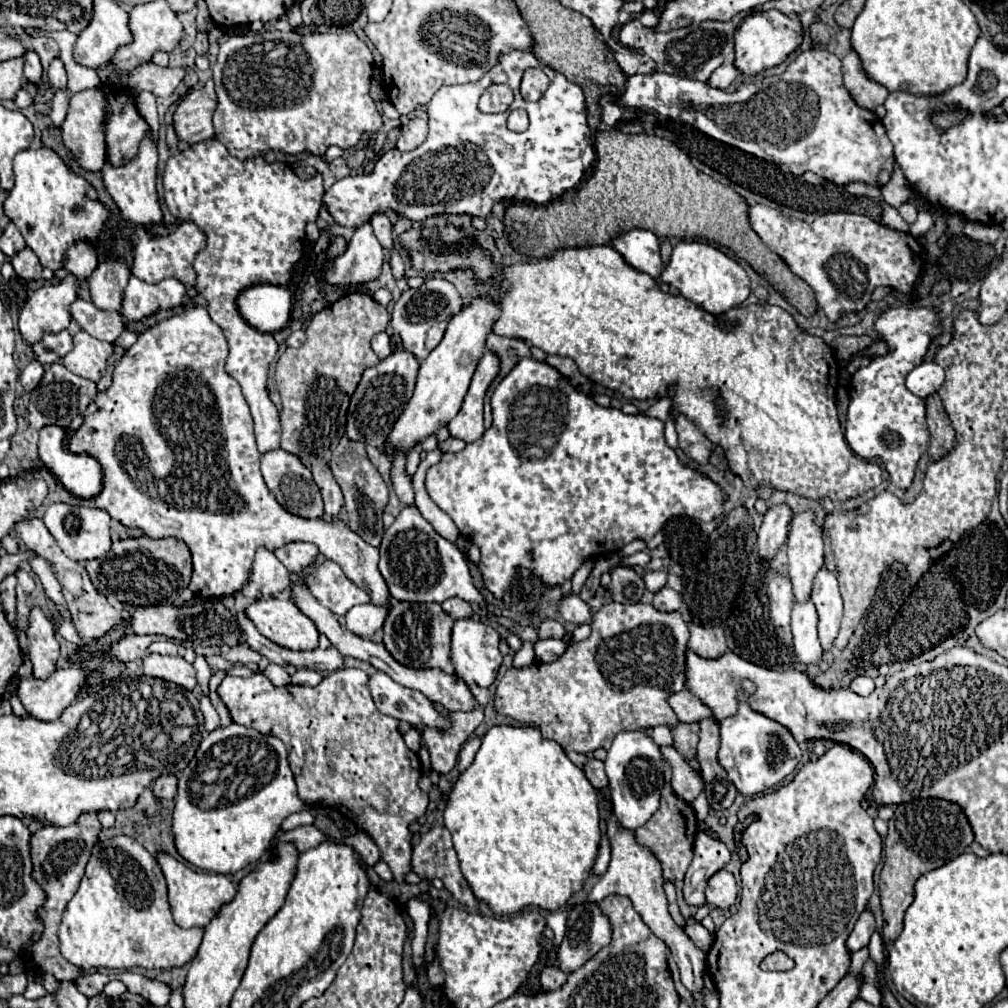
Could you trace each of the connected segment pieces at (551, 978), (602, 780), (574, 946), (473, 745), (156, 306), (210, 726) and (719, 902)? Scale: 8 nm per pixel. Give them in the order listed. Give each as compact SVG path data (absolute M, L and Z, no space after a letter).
M544 967L540 975L542 991L556 991L566 983L566 975L558 967Z
M590 759L590 761L588 761L588 767L584 769L584 775L586 775L586 779L588 779L588 781L590 781L596 789L600 789L600 787L608 785L608 779L606 779L605 765L603 761L598 761L598 759Z
M596 903L576 905L568 917L566 937L558 951L560 969L568 975L580 969L610 943L610 923Z
M472 737L470 741L464 743L464 747L460 751L460 763L457 764L460 771L464 771L474 761L474 755L480 749L480 743L482 743L482 737Z
M130 277L120 313L128 321L140 321L160 309L178 307L186 299L186 287L178 279L162 279L158 283L146 283L138 277Z
M202 695L202 697L200 697L200 709L202 709L202 713L204 713L204 727L206 727L206 731L218 729L218 727L220 727L220 717L218 717L216 709L212 707L208 695Z
M726 869L718 871L706 885L706 903L716 909L730 909L736 903L738 885L732 873Z

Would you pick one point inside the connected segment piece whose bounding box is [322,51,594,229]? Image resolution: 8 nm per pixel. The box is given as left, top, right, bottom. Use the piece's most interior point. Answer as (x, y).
(470, 160)

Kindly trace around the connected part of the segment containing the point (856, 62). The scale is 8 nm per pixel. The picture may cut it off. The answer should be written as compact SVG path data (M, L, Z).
M850 49L846 53L846 57L842 59L842 73L844 73L844 85L846 85L848 93L860 107L874 111L878 105L882 105L886 101L890 91L884 85L872 81L864 73L862 61L854 49Z

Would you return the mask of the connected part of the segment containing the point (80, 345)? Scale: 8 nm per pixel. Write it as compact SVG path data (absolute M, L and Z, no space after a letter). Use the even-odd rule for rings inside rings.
M78 331L72 339L74 339L74 349L62 359L64 367L84 379L98 381L106 371L106 361L112 355L114 345L102 343L90 337L86 331Z

